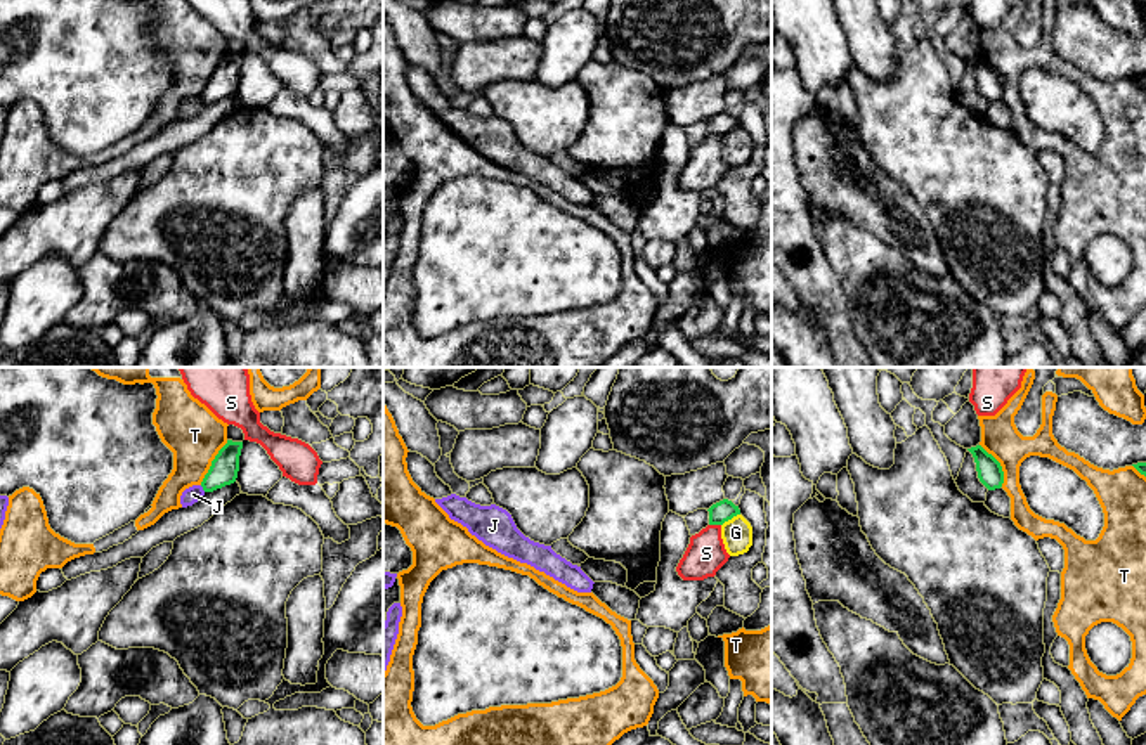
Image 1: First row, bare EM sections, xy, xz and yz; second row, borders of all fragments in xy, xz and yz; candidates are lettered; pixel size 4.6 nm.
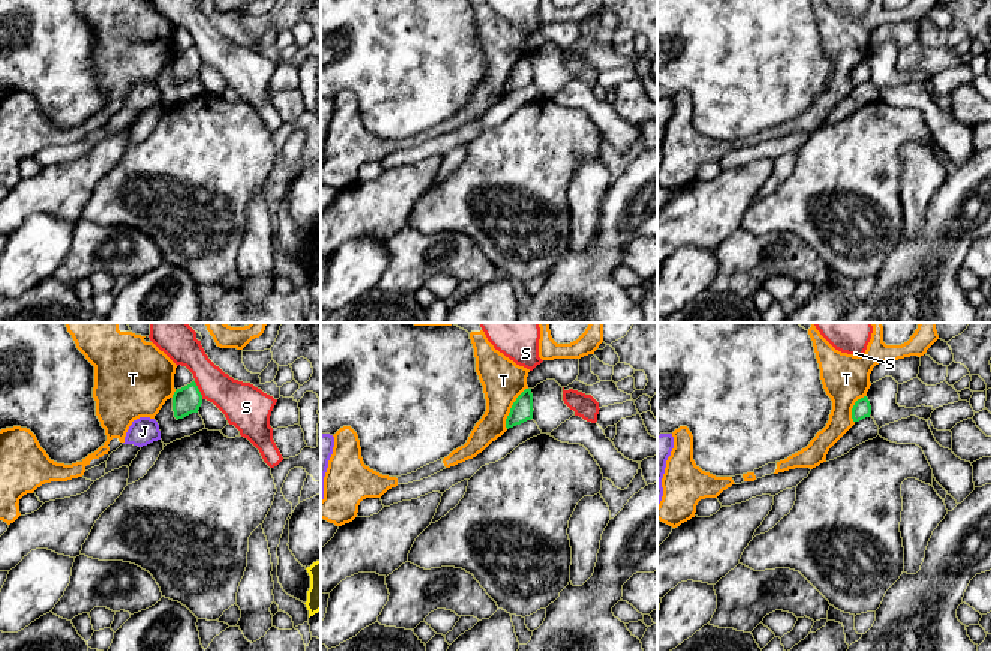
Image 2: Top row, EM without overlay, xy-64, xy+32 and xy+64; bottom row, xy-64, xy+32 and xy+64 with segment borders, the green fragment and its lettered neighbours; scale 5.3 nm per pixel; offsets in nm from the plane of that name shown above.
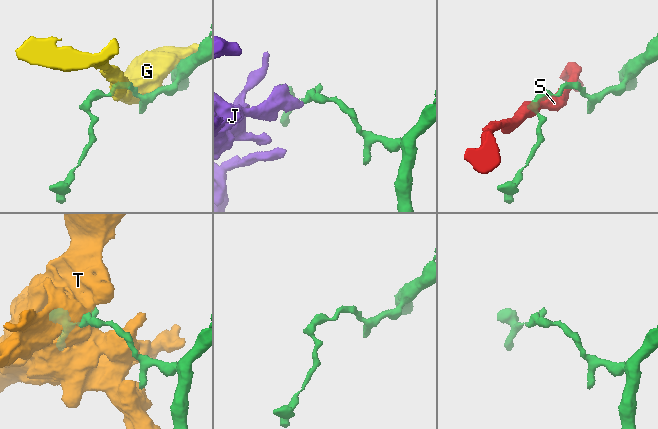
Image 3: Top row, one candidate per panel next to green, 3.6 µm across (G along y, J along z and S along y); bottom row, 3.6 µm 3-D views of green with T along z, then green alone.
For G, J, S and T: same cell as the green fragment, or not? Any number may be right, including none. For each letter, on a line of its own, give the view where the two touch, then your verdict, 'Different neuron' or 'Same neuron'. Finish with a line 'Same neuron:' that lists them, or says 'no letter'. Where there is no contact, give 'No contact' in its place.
G: Touches green in xz. Different neuron
J: Touches green in xy. Different neuron
S: Touches green in xz. Different neuron
T: Touches green in xy. Different neuron
Same neuron: no letter

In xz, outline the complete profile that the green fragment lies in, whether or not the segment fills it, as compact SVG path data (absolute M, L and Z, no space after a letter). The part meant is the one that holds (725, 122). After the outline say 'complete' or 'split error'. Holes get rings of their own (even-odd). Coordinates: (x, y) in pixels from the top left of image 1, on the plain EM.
M723 111L723 113L713 116L707 123L709 123L709 137L723 137L725 133L740 126L739 118L735 118L728 111Z | complete

